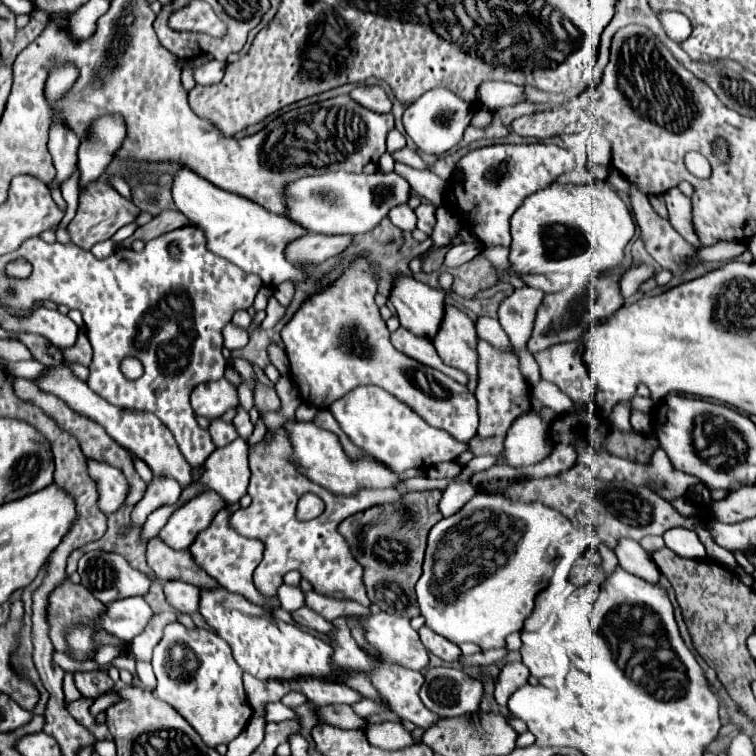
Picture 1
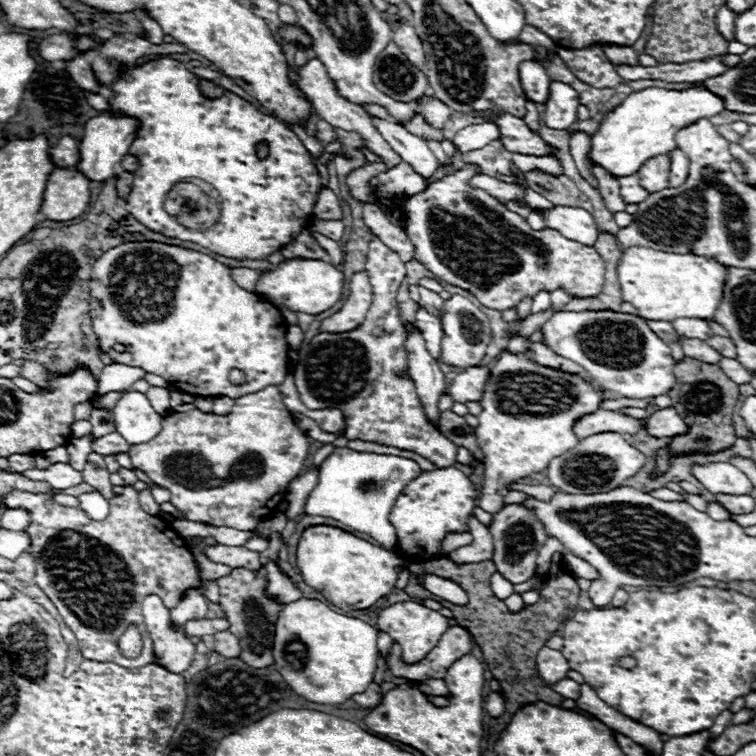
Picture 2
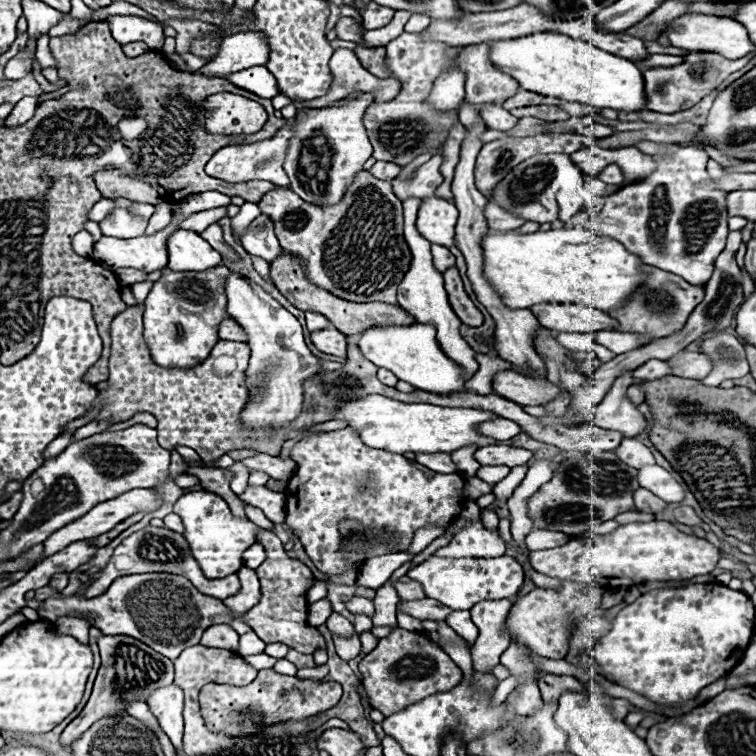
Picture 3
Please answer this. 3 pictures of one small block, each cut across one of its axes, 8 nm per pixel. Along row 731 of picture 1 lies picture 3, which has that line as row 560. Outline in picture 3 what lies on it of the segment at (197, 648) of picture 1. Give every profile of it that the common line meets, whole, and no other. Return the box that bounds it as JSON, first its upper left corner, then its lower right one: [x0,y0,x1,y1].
[174,490,261,578]

